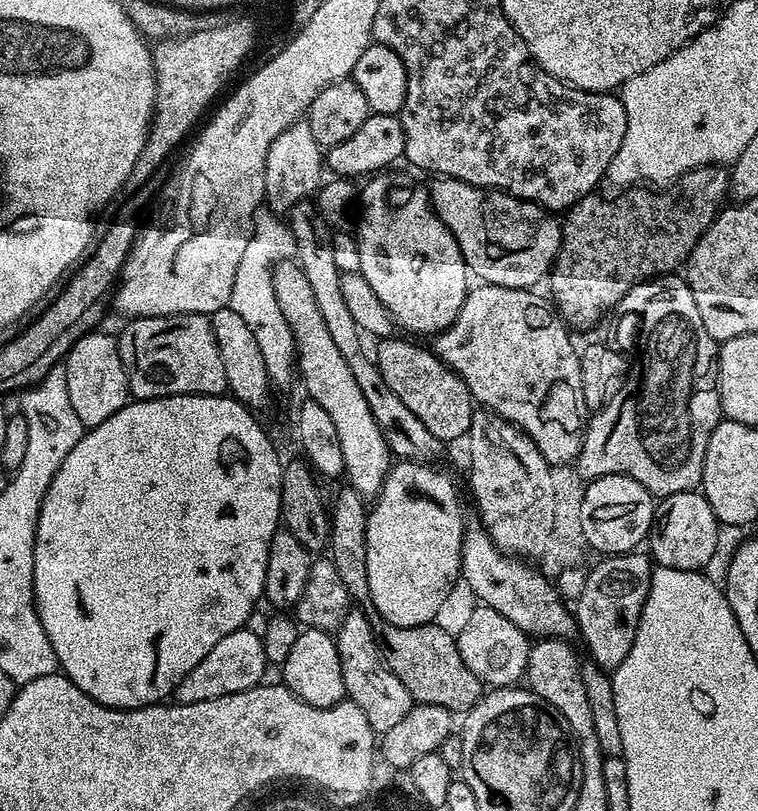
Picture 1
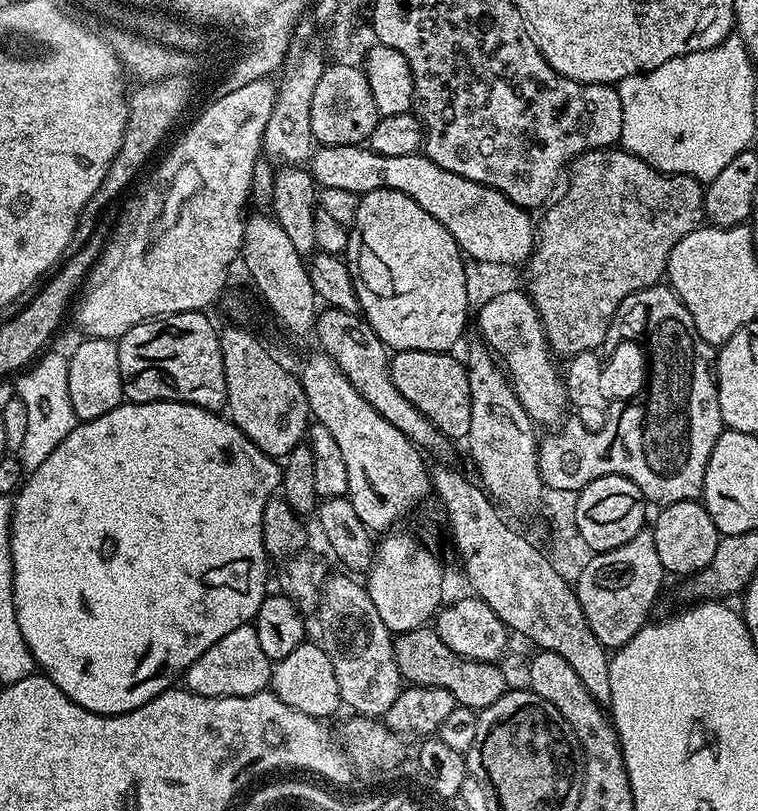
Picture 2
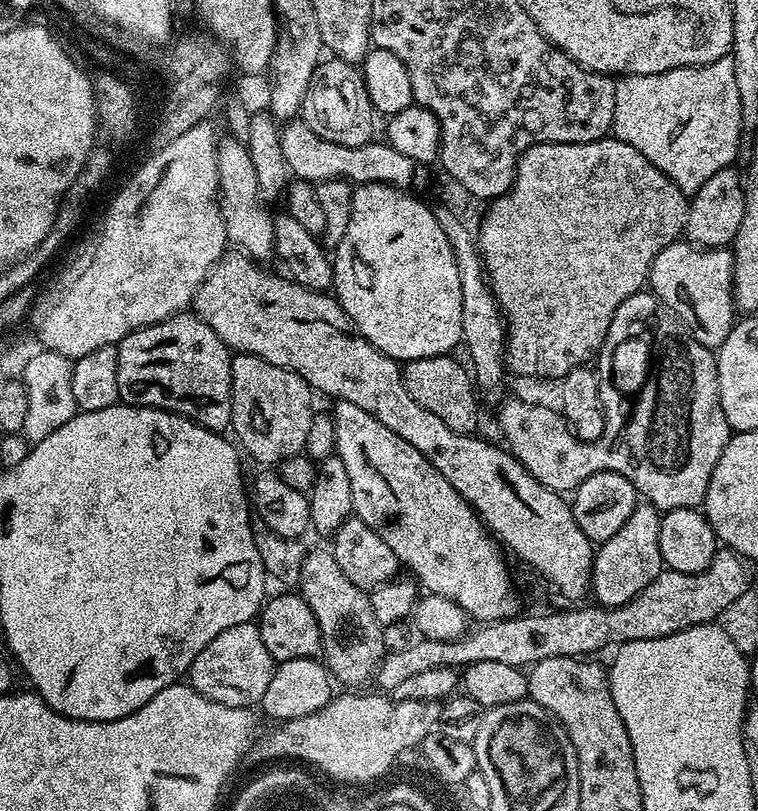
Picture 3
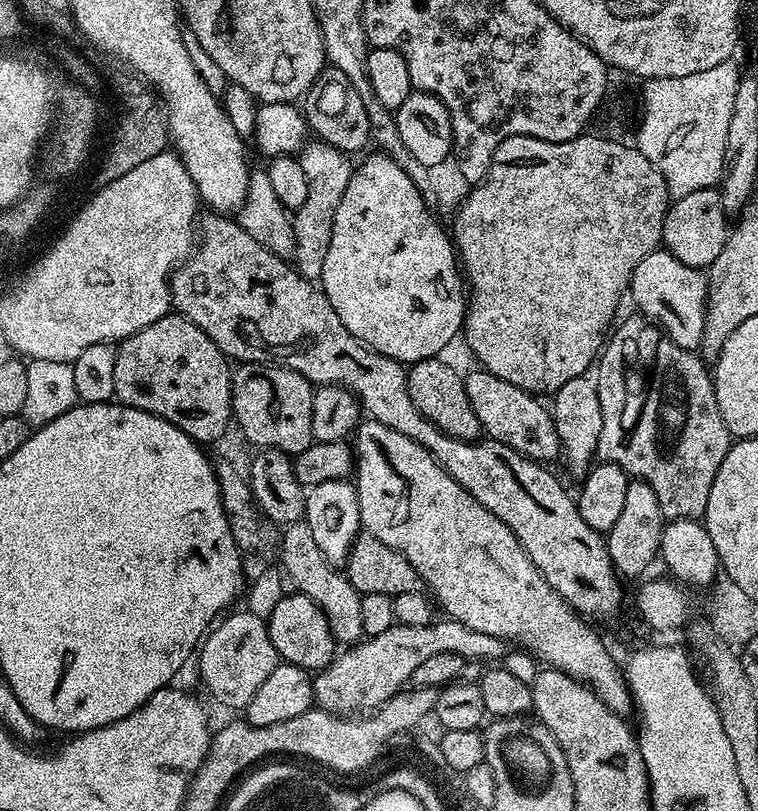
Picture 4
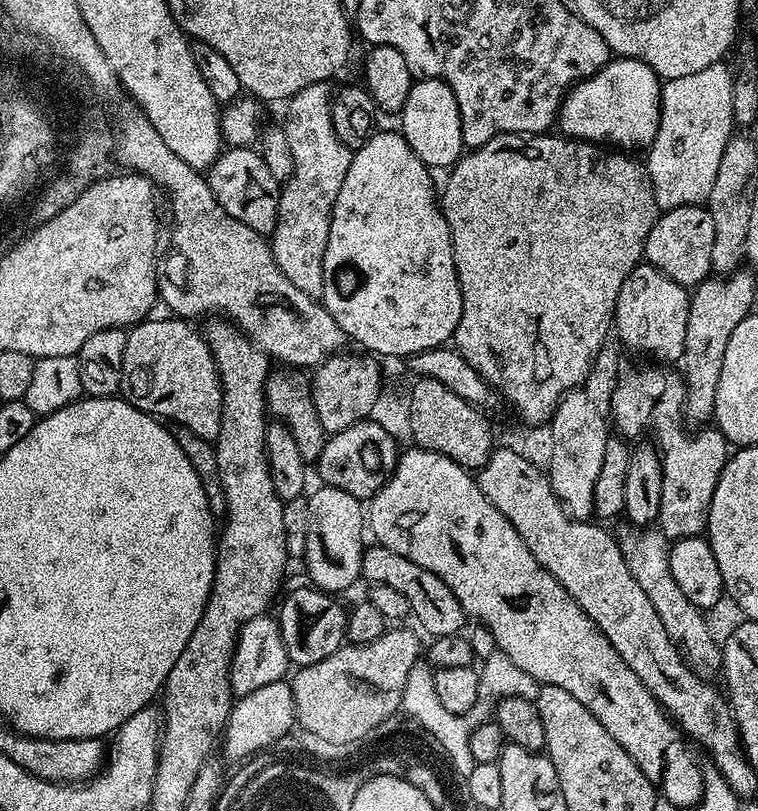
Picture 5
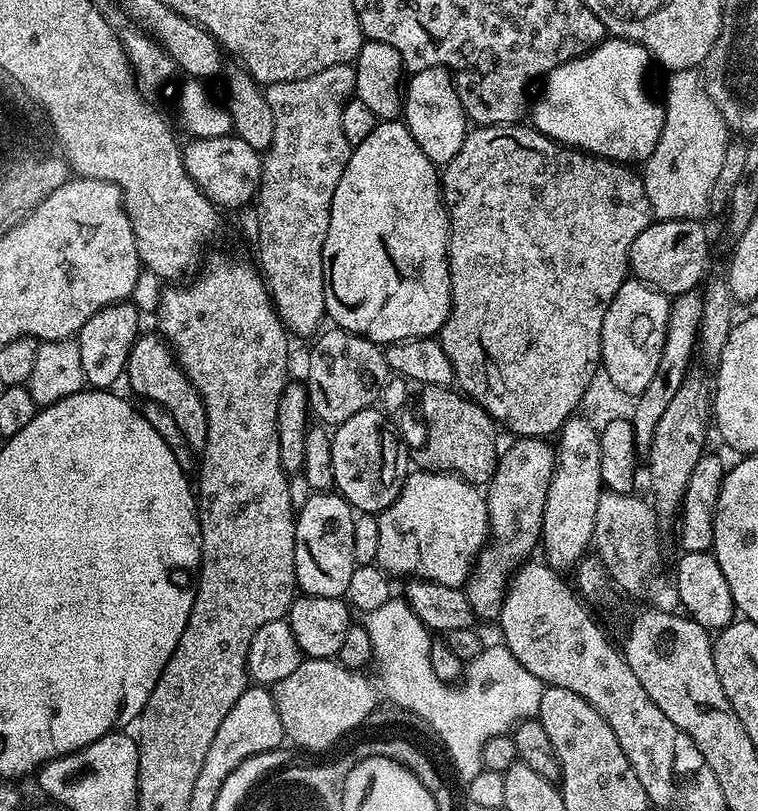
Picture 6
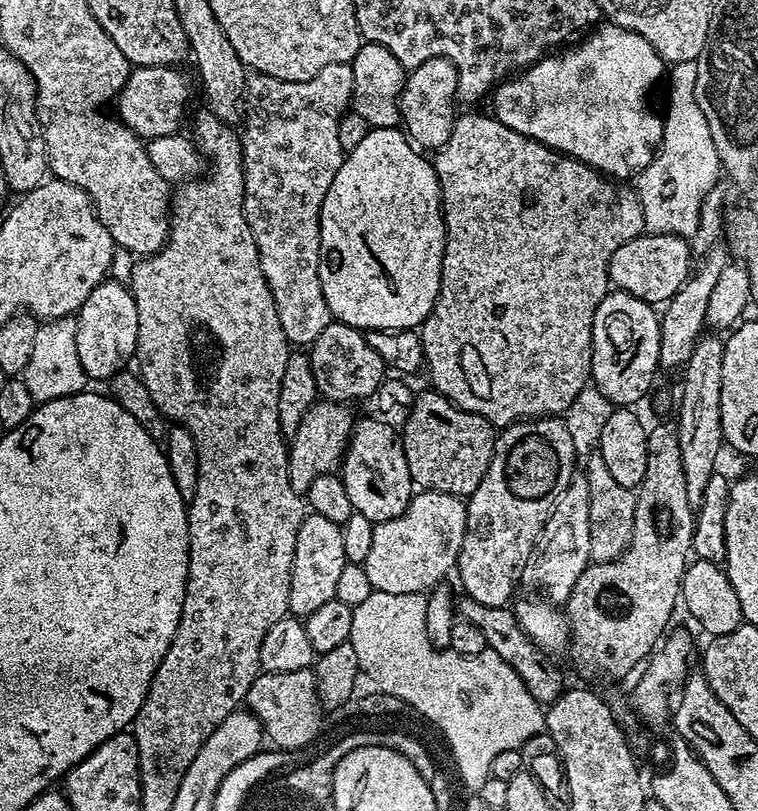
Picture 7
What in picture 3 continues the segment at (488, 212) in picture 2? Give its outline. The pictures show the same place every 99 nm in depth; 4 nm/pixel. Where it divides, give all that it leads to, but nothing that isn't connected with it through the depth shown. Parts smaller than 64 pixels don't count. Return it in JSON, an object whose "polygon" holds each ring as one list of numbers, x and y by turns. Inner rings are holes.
{"polygon":[[293,118,280,128,282,154,286,154,289,173,295,179,309,182,326,180,346,180,353,185,393,184,395,188,411,189,416,180,418,165,414,158,394,150,387,142,369,142,362,146,338,146,338,142,326,142,318,138,302,118]]}

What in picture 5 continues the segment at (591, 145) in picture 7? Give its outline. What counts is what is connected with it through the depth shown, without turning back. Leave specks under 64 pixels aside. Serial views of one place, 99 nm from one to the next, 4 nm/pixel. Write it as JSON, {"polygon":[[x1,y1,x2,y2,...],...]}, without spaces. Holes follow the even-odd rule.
{"polygon":[[612,58,594,75,572,85,560,104,558,128,565,137,587,140,616,150,647,149,660,125,662,81,640,60]]}

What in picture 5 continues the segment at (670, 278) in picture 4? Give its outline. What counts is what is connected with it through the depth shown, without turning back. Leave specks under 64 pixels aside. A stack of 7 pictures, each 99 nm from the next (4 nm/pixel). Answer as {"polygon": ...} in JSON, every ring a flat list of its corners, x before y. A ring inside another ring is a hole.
{"polygon":[[641,262,622,282,616,303,614,332,625,349,645,352,645,357,679,361,686,346,686,318,690,292,685,285,674,282,653,264]]}

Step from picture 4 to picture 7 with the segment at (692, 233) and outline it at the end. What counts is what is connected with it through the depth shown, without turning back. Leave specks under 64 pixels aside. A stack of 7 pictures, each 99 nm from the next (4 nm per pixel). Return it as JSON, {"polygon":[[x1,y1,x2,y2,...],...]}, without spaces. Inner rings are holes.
{"polygon":[[654,232,636,236,630,242,618,246,618,250,614,250,608,267,608,279,613,289,634,298,642,298,642,302,647,304,664,306,688,281,693,268,694,257,685,237,669,232]]}

